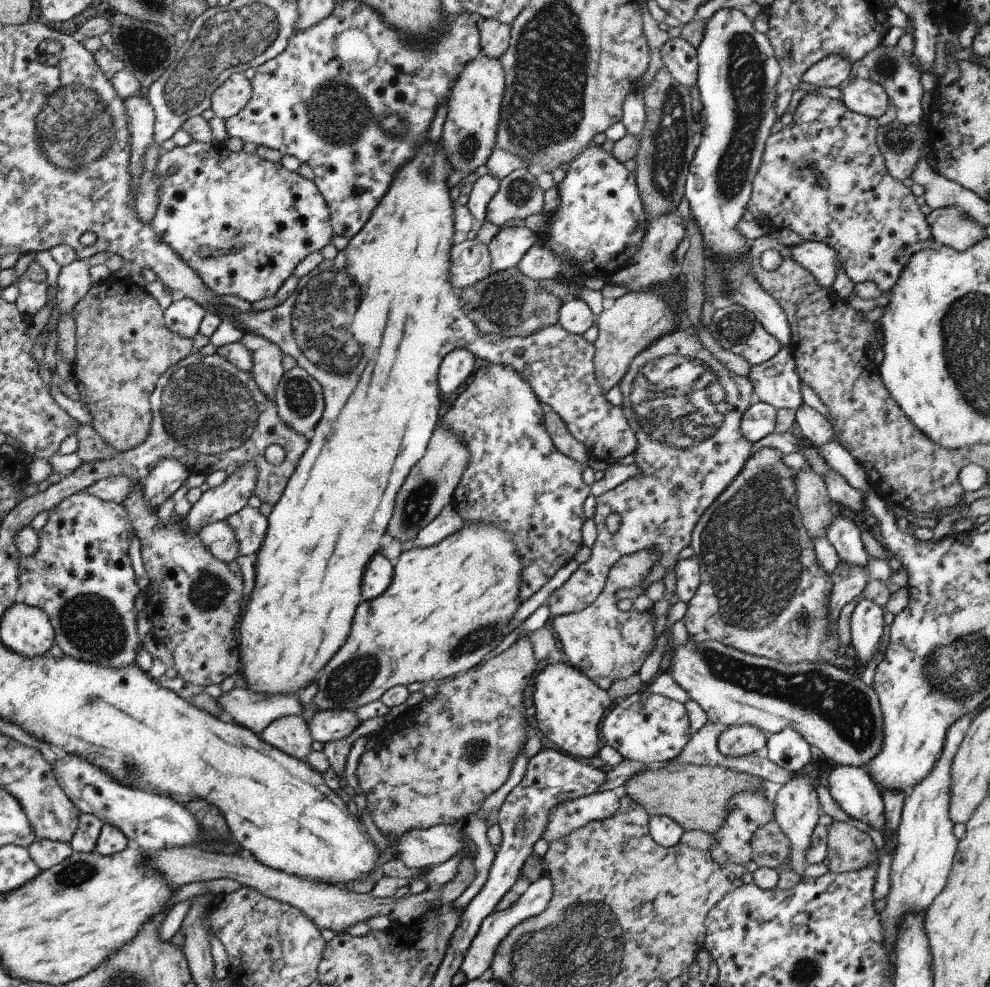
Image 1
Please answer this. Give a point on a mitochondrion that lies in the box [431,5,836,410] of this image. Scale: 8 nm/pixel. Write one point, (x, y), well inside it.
(745, 68)

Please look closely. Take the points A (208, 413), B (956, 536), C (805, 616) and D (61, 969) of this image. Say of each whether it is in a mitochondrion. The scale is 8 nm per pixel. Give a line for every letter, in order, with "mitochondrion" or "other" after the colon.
A: mitochondrion
B: other
C: mitochondrion
D: other

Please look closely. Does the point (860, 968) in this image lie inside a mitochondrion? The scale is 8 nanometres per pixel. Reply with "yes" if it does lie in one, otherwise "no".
no

